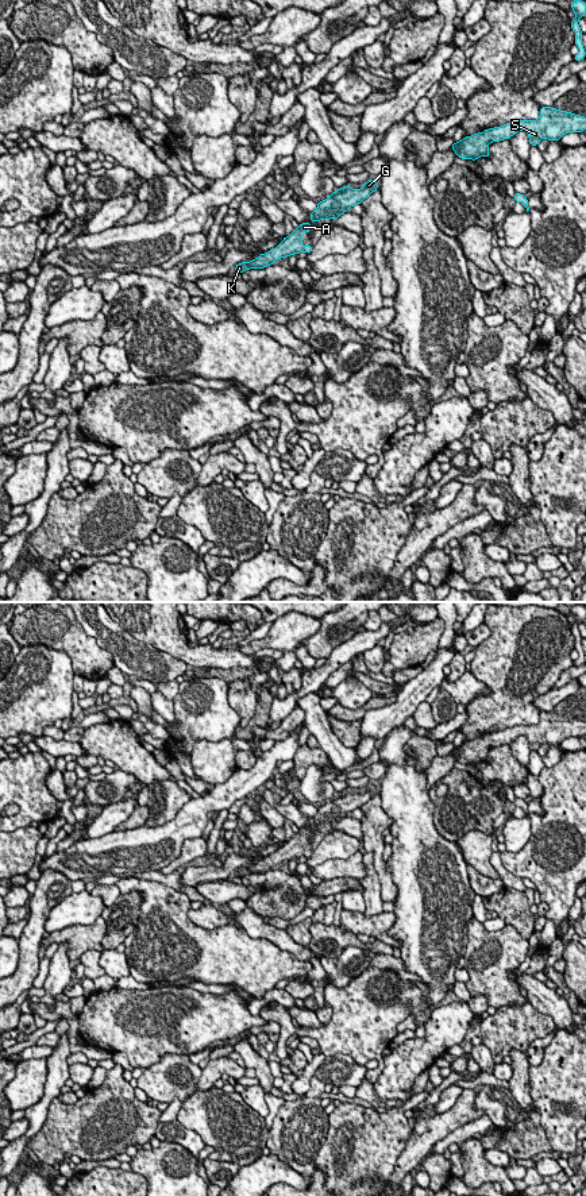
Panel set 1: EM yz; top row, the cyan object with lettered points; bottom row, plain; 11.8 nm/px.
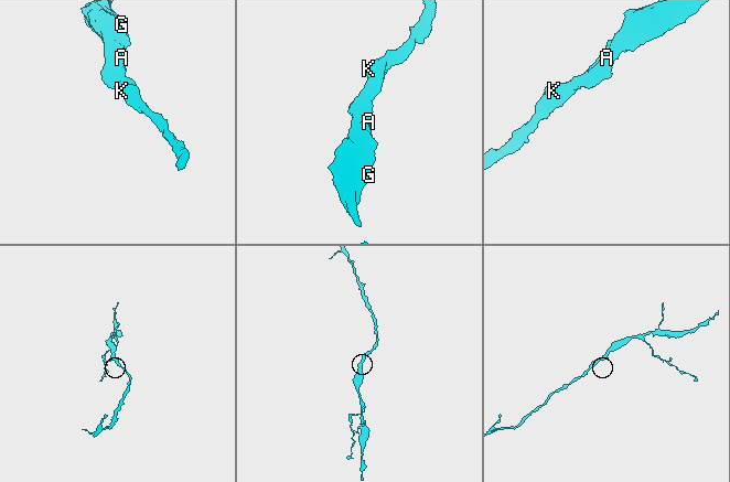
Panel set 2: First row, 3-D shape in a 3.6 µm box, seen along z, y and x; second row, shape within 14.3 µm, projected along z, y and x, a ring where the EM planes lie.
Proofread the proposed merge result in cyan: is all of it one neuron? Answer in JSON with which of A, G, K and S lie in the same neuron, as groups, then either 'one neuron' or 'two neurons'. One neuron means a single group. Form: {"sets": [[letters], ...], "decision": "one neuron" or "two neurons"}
{"sets": [["A", "G", "K", "S"]], "decision": "one neuron"}

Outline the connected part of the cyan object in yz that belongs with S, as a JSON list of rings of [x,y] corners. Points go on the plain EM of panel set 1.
[[[541,711],[540,721],[536,725],[516,725],[501,732],[485,734],[483,737],[466,741],[451,753],[462,764],[477,765],[481,761],[490,761],[489,749],[509,744],[518,736],[525,736],[531,751],[537,751],[543,742],[548,745],[560,745],[568,737],[581,738],[586,734],[586,722],[551,711]]]

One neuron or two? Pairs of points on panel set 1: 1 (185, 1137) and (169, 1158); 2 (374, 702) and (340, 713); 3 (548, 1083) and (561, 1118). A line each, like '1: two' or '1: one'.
1: two
2: one
3: one

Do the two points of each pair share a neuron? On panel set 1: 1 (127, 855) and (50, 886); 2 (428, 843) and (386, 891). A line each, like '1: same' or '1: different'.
1: different
2: different

